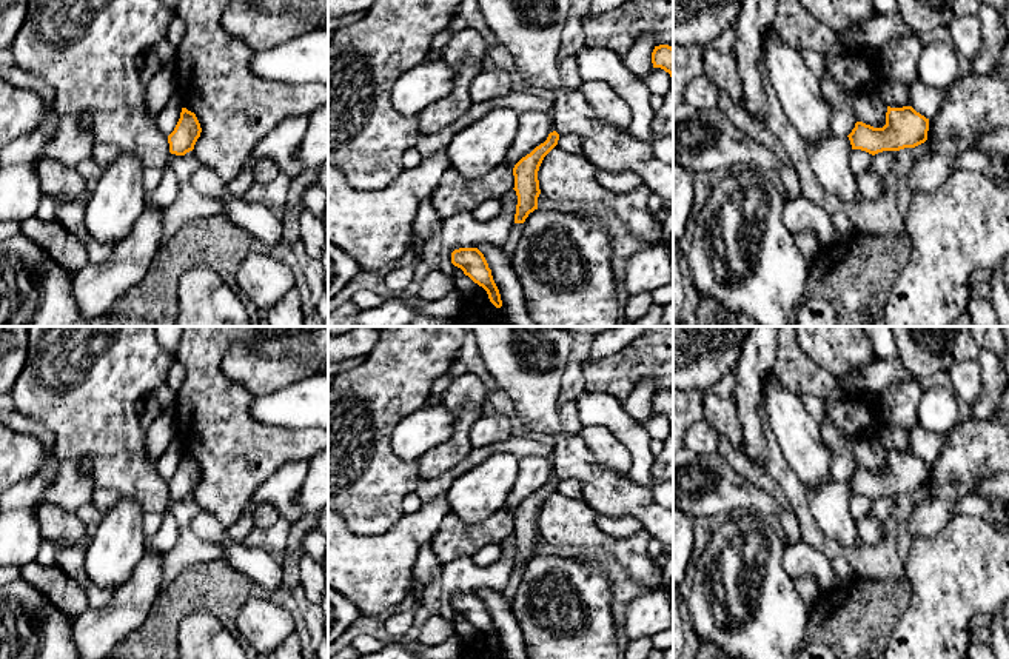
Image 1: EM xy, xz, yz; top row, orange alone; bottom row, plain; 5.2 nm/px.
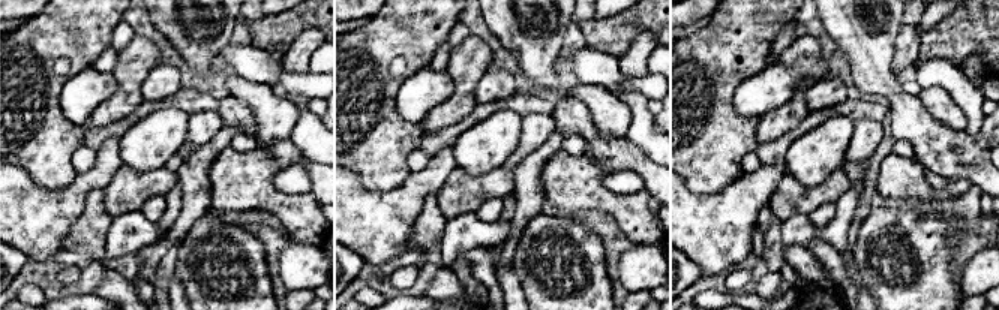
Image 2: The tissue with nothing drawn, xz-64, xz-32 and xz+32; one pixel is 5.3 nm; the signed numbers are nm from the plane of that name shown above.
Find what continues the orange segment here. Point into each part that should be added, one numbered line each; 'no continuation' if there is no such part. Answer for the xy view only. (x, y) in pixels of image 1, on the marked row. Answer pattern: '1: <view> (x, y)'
no continuation

